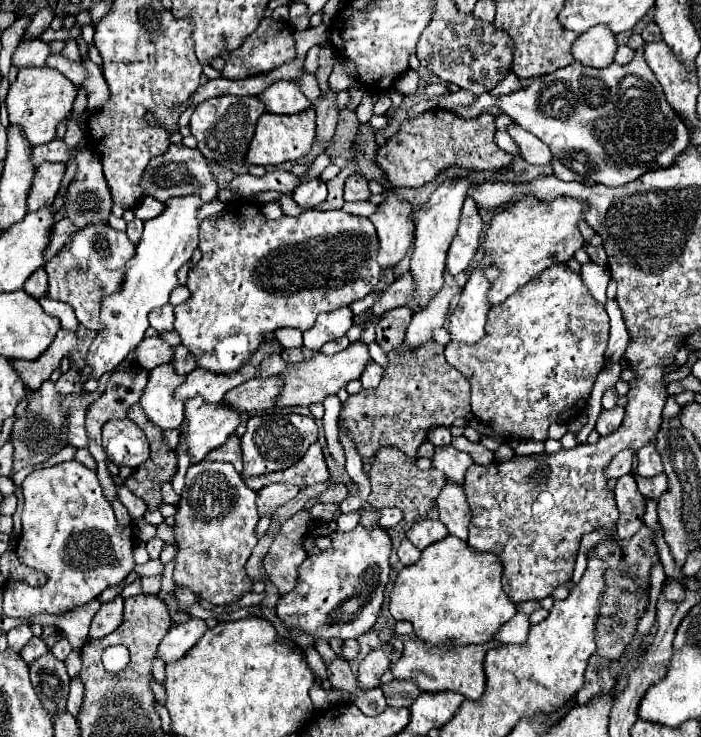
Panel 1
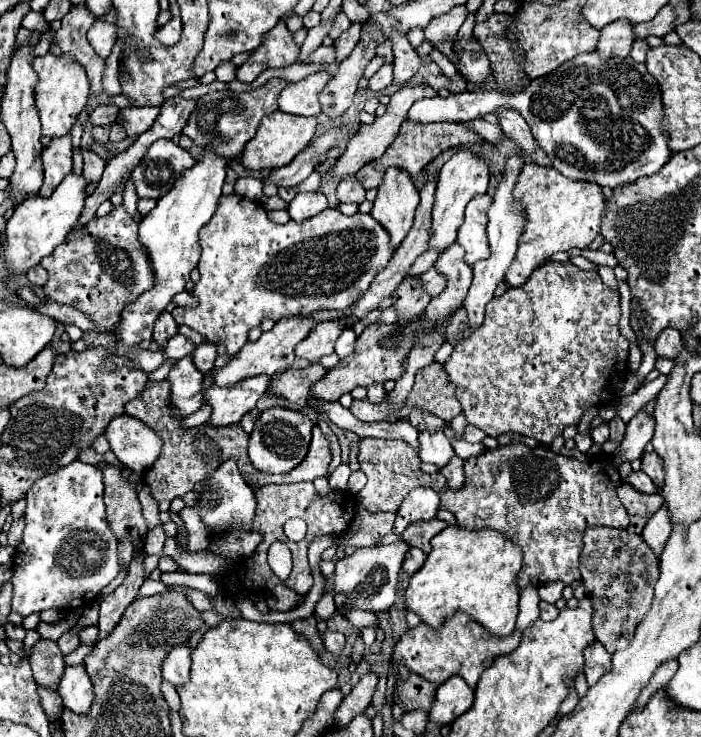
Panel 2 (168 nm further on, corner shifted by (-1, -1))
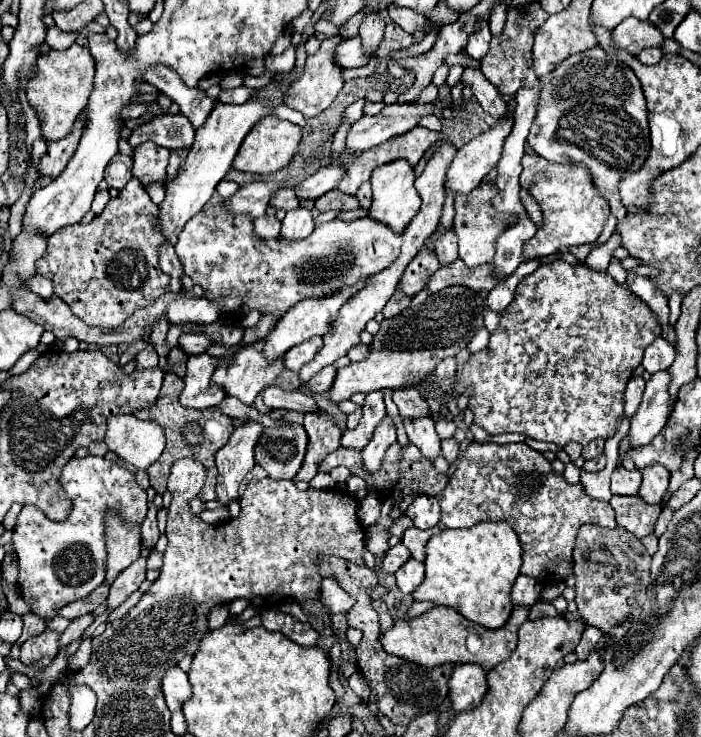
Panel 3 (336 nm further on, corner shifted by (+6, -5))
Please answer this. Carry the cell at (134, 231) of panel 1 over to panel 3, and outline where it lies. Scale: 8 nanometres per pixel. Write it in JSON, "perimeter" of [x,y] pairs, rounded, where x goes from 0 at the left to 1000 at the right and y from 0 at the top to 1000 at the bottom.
{"perimeter":[[[165,208],[151,229],[151,248],[163,256],[177,256],[177,248],[188,243],[188,213],[177,208]]]}

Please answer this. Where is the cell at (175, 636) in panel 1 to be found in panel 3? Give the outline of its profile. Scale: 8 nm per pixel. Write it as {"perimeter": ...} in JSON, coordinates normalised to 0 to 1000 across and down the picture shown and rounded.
{"perimeter":[[[251,902],[237,910],[237,916],[228,924],[231,940],[237,946],[237,957],[243,965],[257,965],[262,951],[274,946],[274,932],[268,927],[268,916]]]}

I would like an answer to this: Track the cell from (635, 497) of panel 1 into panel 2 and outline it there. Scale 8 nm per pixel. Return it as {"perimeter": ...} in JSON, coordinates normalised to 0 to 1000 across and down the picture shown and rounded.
{"perimeter":[[[889,655],[880,664],[880,674],[897,696],[897,704],[900,704],[900,712],[894,715],[897,723],[914,723],[920,710],[929,704],[929,699],[946,685],[946,674],[940,669],[920,672],[920,669],[912,669],[909,664],[900,664],[900,658],[894,655]]]}

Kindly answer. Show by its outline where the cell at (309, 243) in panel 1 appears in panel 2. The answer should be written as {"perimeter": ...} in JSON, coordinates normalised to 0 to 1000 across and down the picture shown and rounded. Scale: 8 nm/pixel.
{"perimeter":[[[338,262],[315,265],[312,284],[284,313],[284,332],[287,351],[281,365],[287,379],[275,392],[284,414],[272,419],[252,417],[244,427],[255,441],[278,446],[295,463],[318,465],[327,482],[341,479],[341,474],[352,465],[355,446],[372,441],[378,430],[398,436],[418,427],[444,427],[455,419],[492,422],[524,395],[535,373],[555,357],[558,346],[563,343],[558,338],[555,319],[529,292],[506,289],[492,294],[484,284],[464,284],[461,289],[432,303],[412,300],[407,305],[395,305],[381,294],[381,286],[369,273],[350,270]]]}

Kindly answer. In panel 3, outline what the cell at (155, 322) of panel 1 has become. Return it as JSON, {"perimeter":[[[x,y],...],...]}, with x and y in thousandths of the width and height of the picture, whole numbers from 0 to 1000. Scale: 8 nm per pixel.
{"perimeter":[[[211,465],[197,482],[194,482],[194,498],[208,501],[208,498],[223,498],[225,495],[225,479],[217,465]]]}

